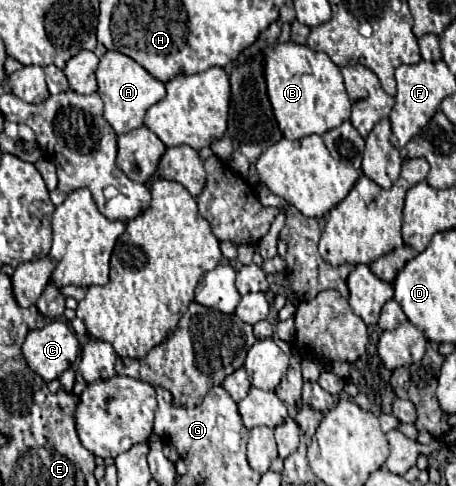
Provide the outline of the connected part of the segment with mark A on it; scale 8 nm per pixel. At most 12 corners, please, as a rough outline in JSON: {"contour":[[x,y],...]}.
{"contour":[[122,52],[98,64],[104,118],[126,134],[166,96],[164,84]]}

